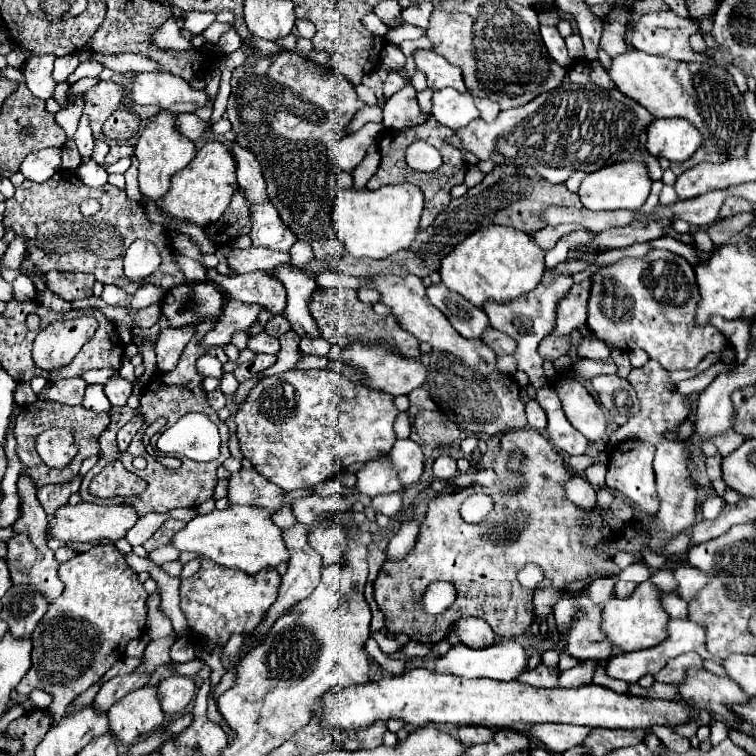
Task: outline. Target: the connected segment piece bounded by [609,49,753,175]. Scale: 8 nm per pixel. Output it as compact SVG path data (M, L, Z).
M627 49L627 53L613 59L609 77L623 95L643 105L655 119L681 117L699 129L703 145L685 163L671 163L675 175L681 175L697 163L721 163L729 157L743 157L747 153L747 143L753 133L751 117L745 111L743 95L725 69L709 63L679 63L637 49Z

